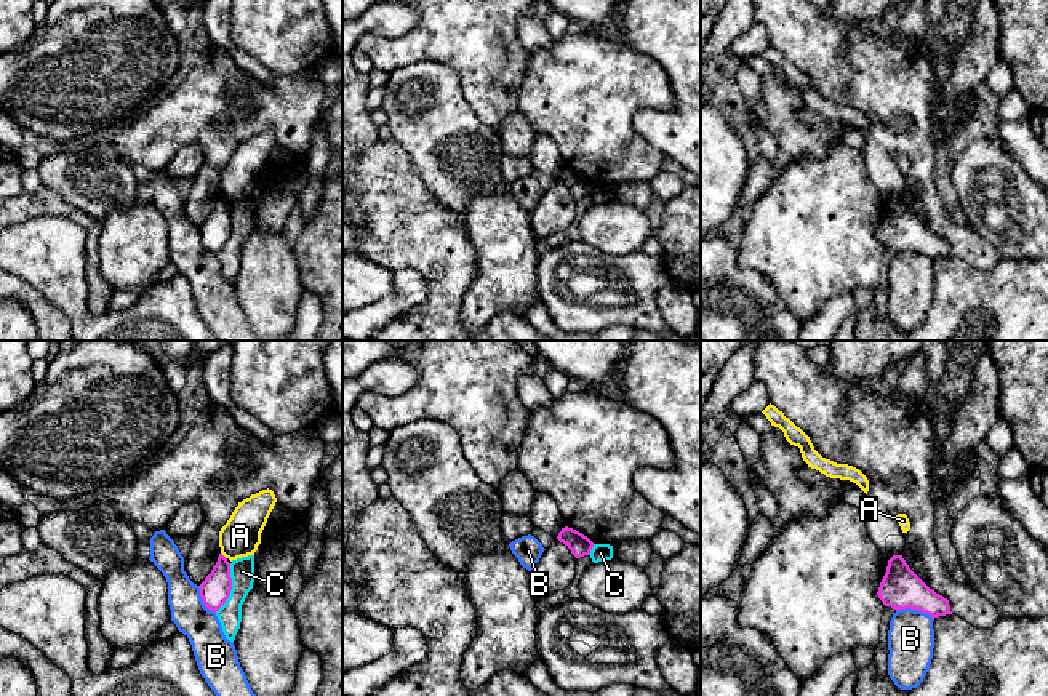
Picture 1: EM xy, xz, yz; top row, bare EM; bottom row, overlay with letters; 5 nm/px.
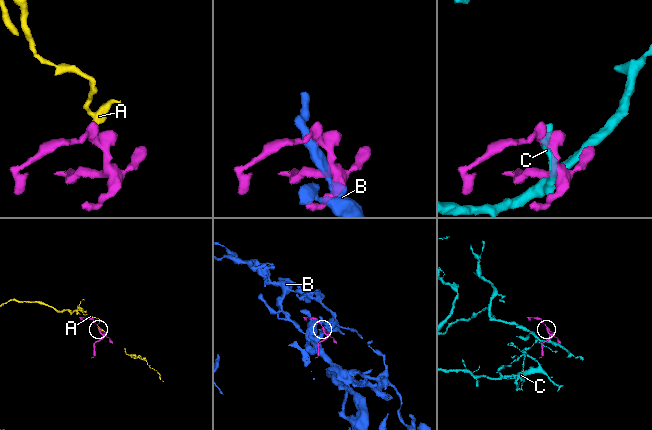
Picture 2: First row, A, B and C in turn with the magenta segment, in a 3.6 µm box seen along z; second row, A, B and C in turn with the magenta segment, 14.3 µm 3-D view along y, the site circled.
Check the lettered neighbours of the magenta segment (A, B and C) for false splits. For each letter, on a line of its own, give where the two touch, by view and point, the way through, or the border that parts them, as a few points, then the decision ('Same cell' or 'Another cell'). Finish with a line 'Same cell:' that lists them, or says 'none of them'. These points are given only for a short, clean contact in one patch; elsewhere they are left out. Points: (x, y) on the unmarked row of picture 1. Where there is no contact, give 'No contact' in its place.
A: Touches magenta at xy (223, 197). Boundary: xy (221, 194), (226, 200). Another cell
B: Touches magenta at yz (916, 250). Another cell
C: Touches magenta at xy (231, 229). Another cell
Same cell: none of them

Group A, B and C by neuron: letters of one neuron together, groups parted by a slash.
A / B / C

